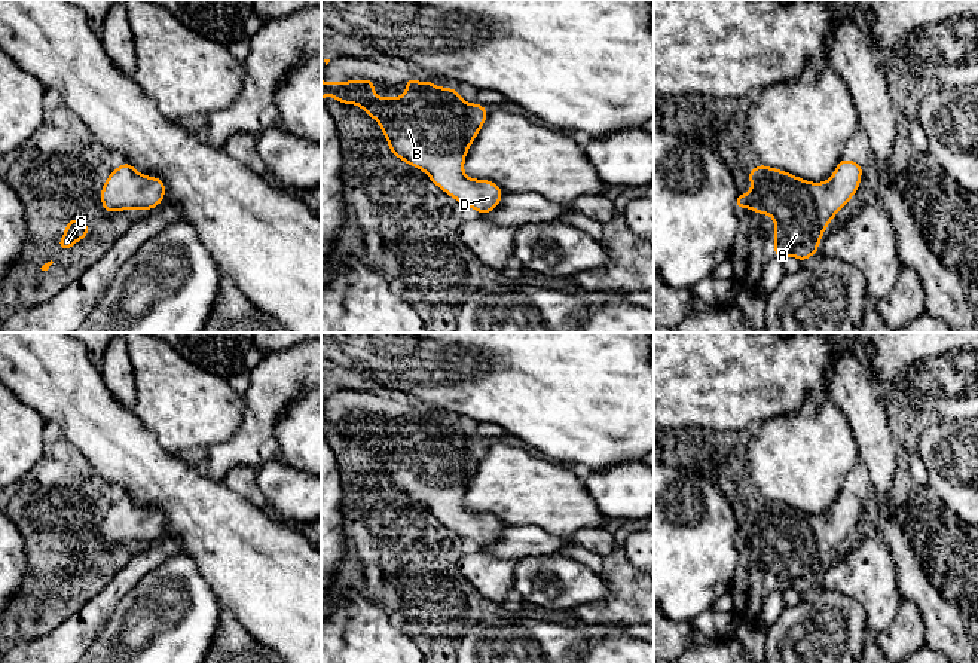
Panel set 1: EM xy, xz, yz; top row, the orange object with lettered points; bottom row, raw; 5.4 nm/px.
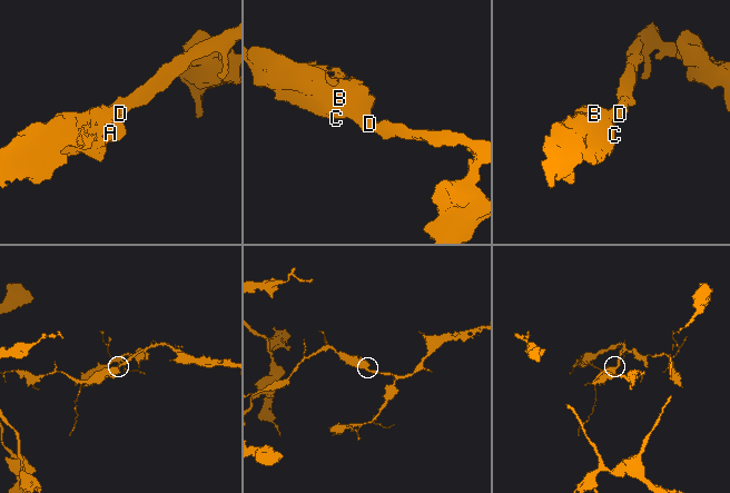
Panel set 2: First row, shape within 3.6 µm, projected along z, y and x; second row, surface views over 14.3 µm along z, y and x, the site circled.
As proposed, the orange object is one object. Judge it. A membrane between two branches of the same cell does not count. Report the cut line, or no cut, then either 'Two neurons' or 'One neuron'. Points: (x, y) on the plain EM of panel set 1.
No split. One neuron

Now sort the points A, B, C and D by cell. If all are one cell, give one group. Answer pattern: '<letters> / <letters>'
A B C D

